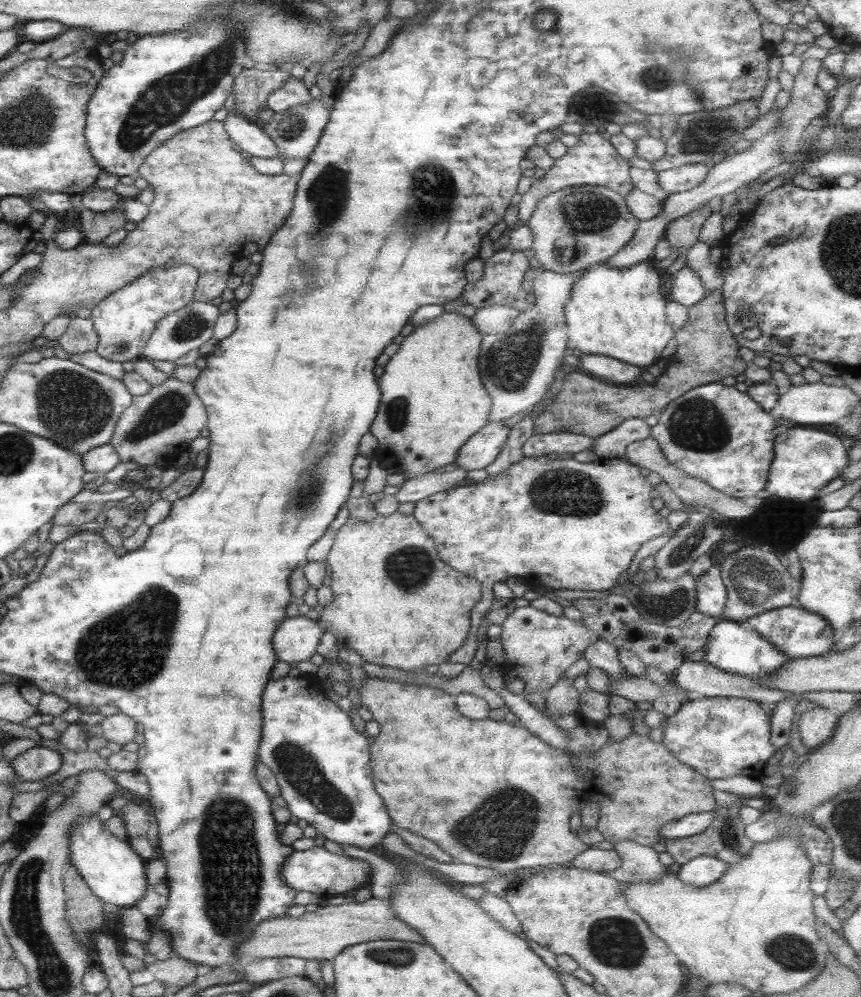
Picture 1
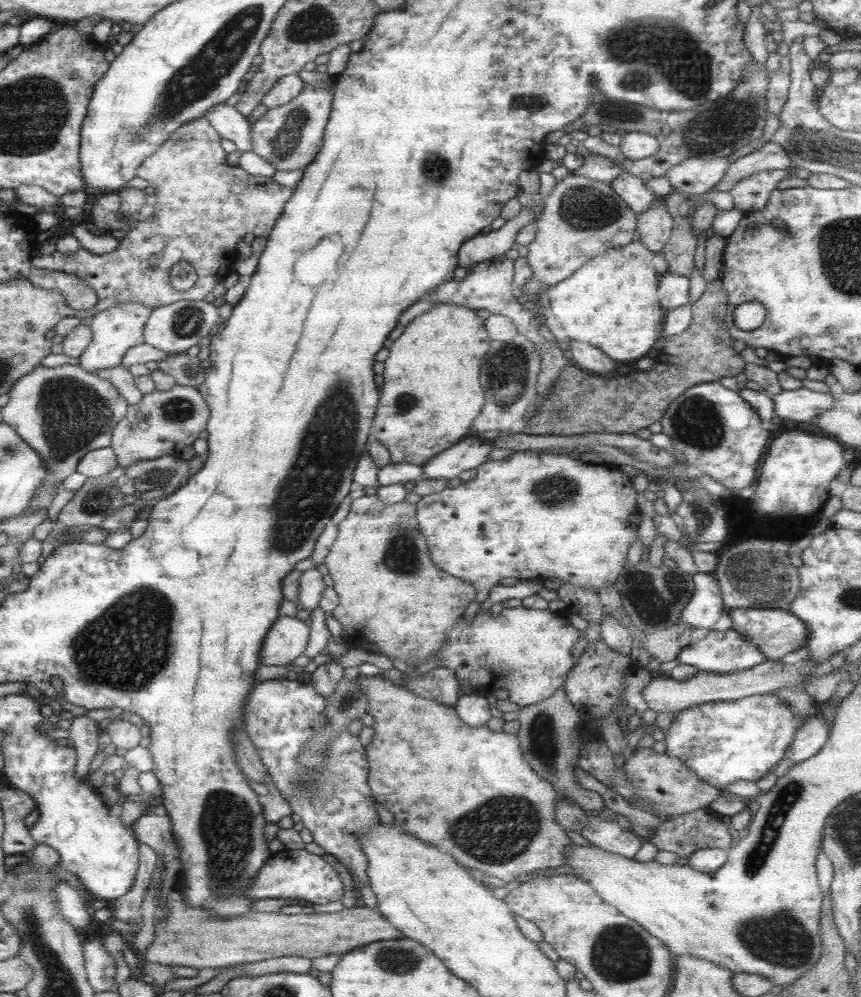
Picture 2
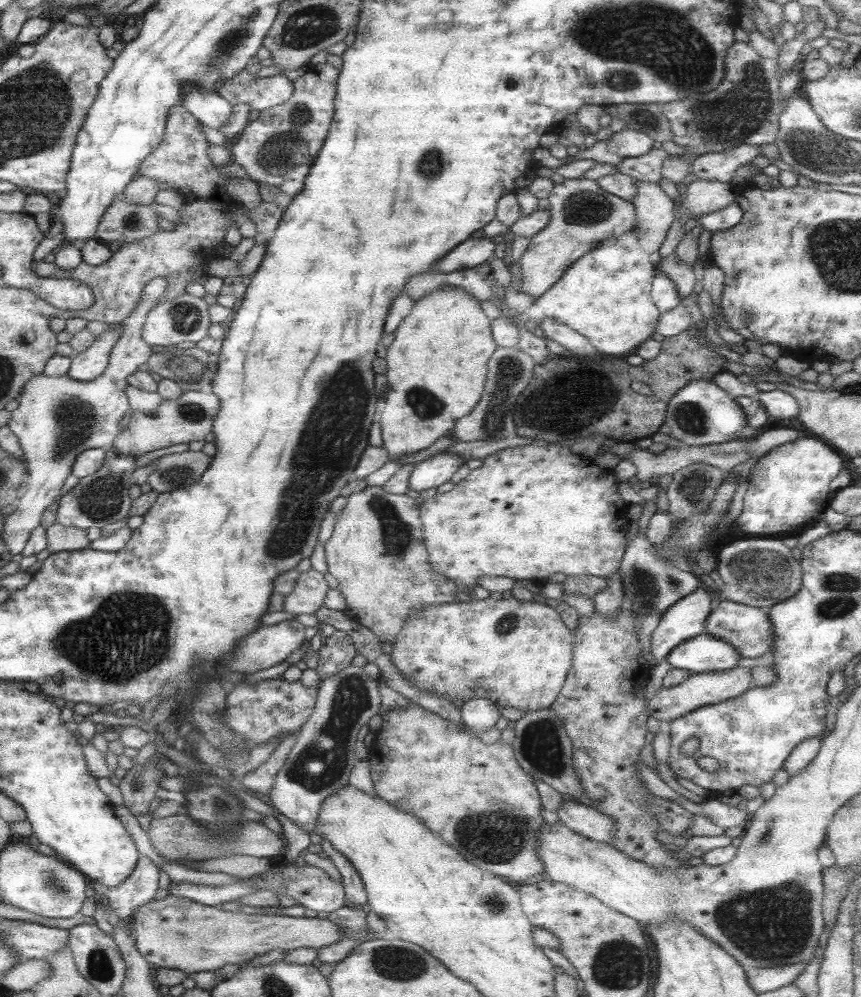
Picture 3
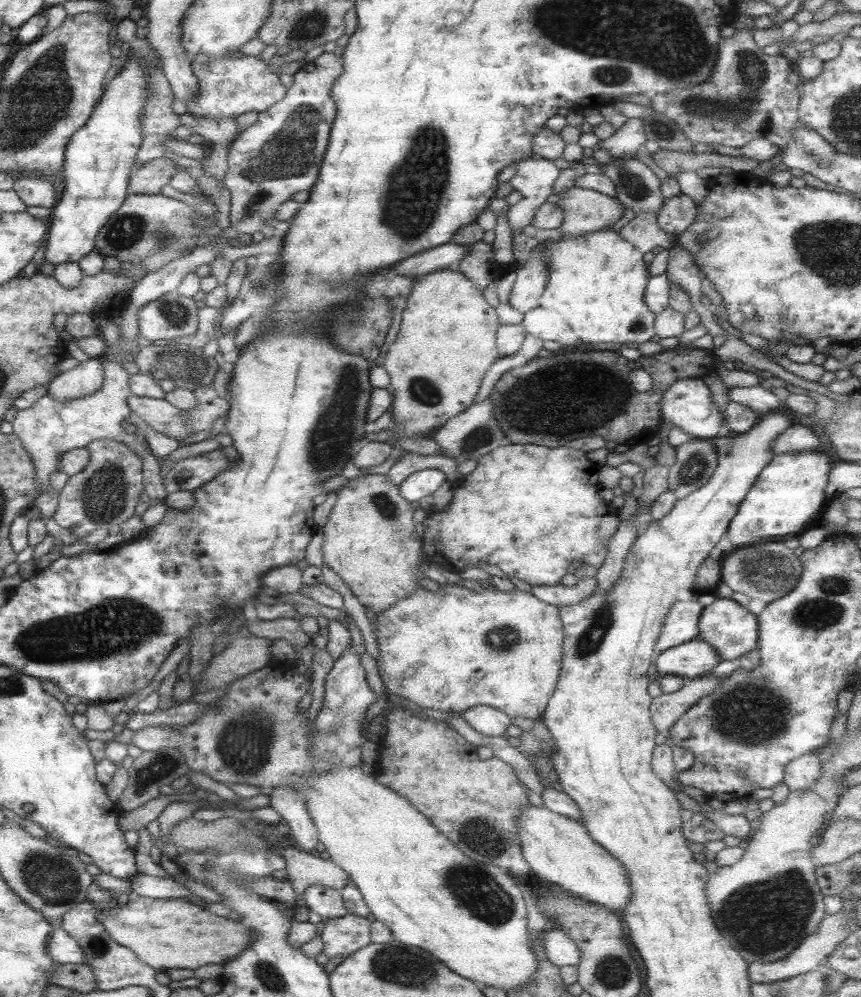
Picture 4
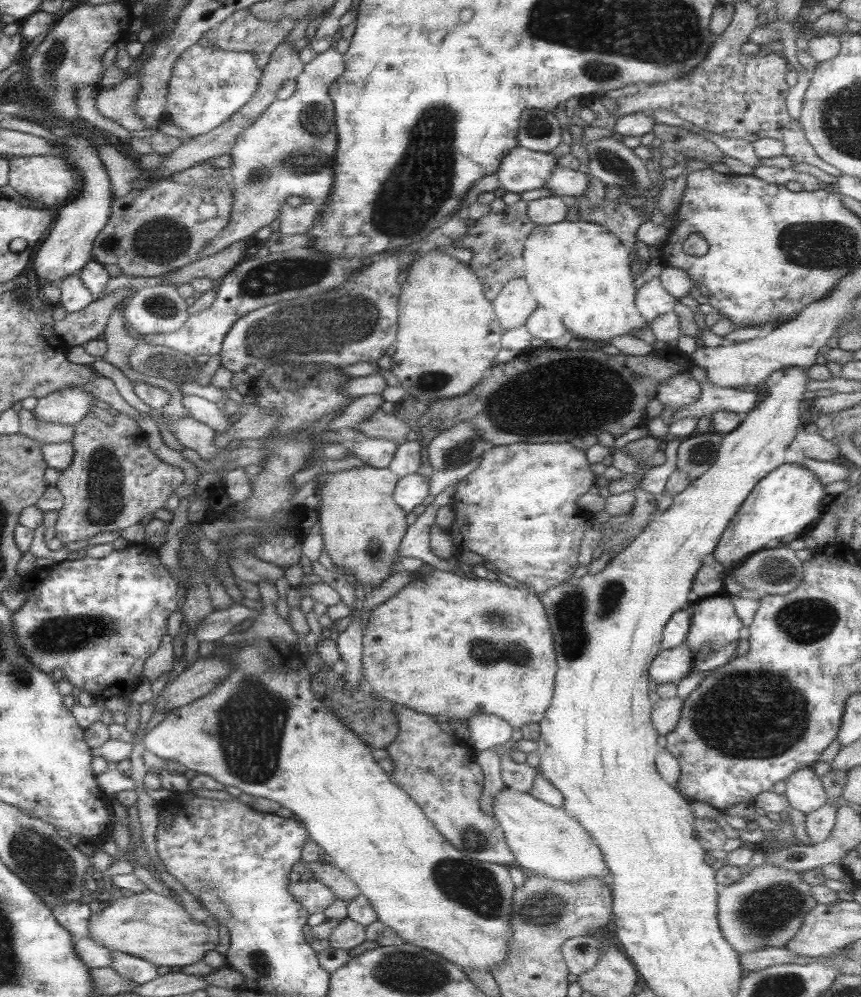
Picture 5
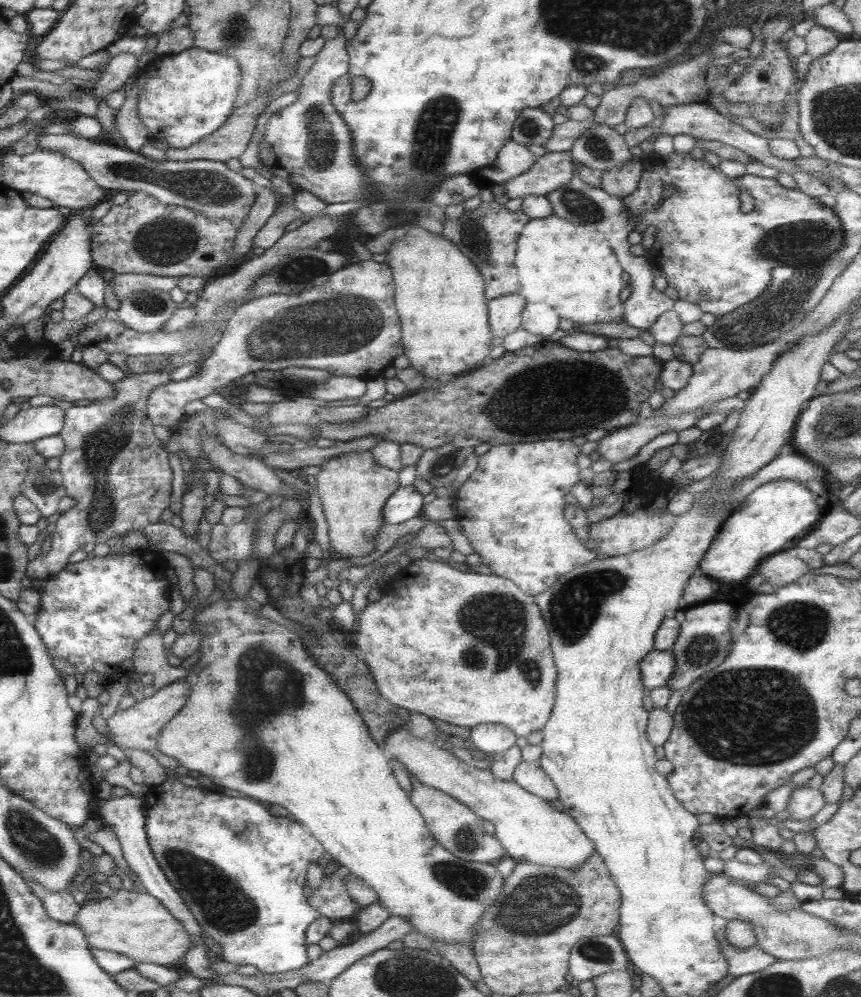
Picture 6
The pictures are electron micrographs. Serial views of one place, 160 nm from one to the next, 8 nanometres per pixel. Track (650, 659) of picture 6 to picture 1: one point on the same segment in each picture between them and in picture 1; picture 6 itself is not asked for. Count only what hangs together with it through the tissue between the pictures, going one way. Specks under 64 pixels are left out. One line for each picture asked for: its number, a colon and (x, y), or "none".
1: (731, 647)
2: (718, 653)
3: (703, 653)
4: (693, 659)
5: (670, 666)

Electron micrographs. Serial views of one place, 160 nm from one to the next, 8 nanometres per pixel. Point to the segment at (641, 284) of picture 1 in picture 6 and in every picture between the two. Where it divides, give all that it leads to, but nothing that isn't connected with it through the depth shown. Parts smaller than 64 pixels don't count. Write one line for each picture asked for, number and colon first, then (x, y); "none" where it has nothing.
2: (609, 302)
3: (604, 295)
4: (595, 283)
5: (580, 272)
6: (569, 267)

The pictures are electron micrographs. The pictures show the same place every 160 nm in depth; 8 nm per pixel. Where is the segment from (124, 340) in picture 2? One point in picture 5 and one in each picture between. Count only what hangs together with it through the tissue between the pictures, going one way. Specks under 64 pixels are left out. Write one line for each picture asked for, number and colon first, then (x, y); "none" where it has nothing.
3: (86, 365)
4: (84, 378)
5: (68, 406)

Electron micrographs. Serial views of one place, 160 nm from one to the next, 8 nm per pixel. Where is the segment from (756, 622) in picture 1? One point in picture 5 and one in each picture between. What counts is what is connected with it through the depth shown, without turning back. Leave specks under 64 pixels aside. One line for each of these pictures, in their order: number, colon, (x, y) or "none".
2: (774, 632)
3: (747, 629)
4: (731, 630)
5: (713, 635)

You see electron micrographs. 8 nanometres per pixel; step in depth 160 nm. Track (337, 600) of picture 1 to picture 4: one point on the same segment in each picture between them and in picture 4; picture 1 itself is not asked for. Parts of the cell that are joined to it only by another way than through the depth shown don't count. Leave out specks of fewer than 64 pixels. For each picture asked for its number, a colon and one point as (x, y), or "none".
2: (393, 601)
3: (375, 552)
4: (369, 540)

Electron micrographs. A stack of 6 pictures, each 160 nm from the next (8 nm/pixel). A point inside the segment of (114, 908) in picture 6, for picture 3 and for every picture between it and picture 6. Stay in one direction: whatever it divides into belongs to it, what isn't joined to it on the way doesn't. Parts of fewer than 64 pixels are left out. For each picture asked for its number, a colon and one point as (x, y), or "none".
3: (173, 932)
4: (164, 934)
5: (152, 927)

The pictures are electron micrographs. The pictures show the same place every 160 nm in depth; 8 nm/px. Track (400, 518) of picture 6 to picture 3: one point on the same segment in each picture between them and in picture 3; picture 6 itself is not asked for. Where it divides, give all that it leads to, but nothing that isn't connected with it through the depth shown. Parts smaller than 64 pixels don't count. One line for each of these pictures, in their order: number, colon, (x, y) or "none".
3: (428, 473)
4: (423, 482)
5: (410, 490)

